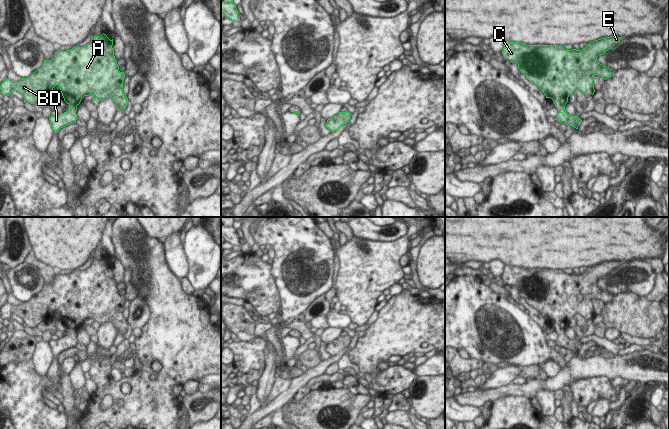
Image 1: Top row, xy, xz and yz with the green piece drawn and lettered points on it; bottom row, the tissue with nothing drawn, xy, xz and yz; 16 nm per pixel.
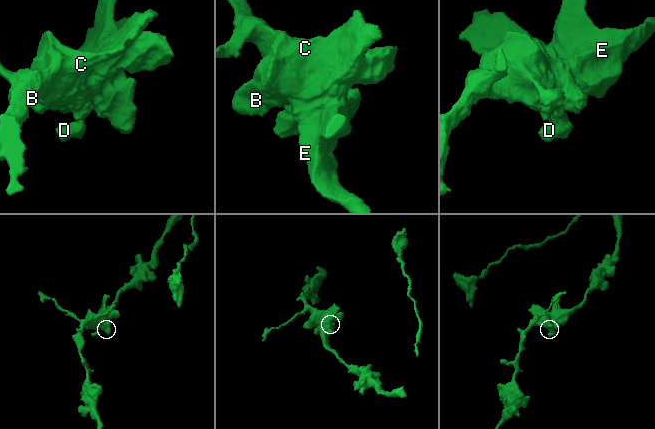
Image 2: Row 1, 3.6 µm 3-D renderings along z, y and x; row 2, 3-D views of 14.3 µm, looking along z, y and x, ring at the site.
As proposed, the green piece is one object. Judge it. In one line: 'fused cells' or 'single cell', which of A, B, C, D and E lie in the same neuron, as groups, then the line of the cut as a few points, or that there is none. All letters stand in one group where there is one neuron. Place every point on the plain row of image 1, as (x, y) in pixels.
single cell; A B C D E; no cut

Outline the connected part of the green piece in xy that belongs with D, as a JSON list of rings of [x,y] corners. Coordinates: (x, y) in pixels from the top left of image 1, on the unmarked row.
[[[106,258],[92,261],[91,265],[84,271],[73,271],[66,275],[56,275],[54,282],[44,284],[42,290],[33,296],[29,301],[22,302],[21,305],[12,305],[5,303],[1,309],[1,317],[3,320],[9,320],[13,314],[19,316],[24,323],[30,328],[36,326],[42,321],[50,323],[53,312],[60,310],[60,315],[64,325],[69,329],[66,336],[58,340],[50,340],[49,345],[54,356],[58,356],[61,352],[76,347],[77,330],[80,328],[84,320],[93,319],[93,325],[102,325],[105,322],[112,322],[117,334],[124,337],[127,330],[128,322],[123,317],[124,296],[119,295],[119,290],[114,280],[112,272],[113,263],[110,264]]]

